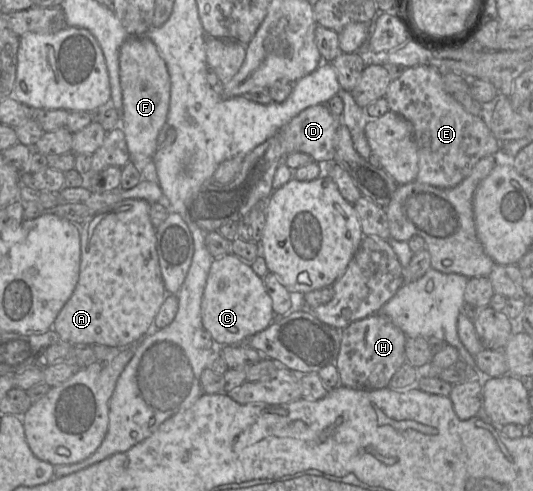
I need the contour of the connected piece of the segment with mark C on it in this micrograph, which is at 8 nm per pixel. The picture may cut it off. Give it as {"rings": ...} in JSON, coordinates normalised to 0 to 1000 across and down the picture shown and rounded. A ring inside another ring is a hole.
{"rings":[[[437,517],[403,527],[396,540],[377,615],[379,658],[405,707],[439,703],[499,670],[518,648],[510,609],[493,568]]]}

